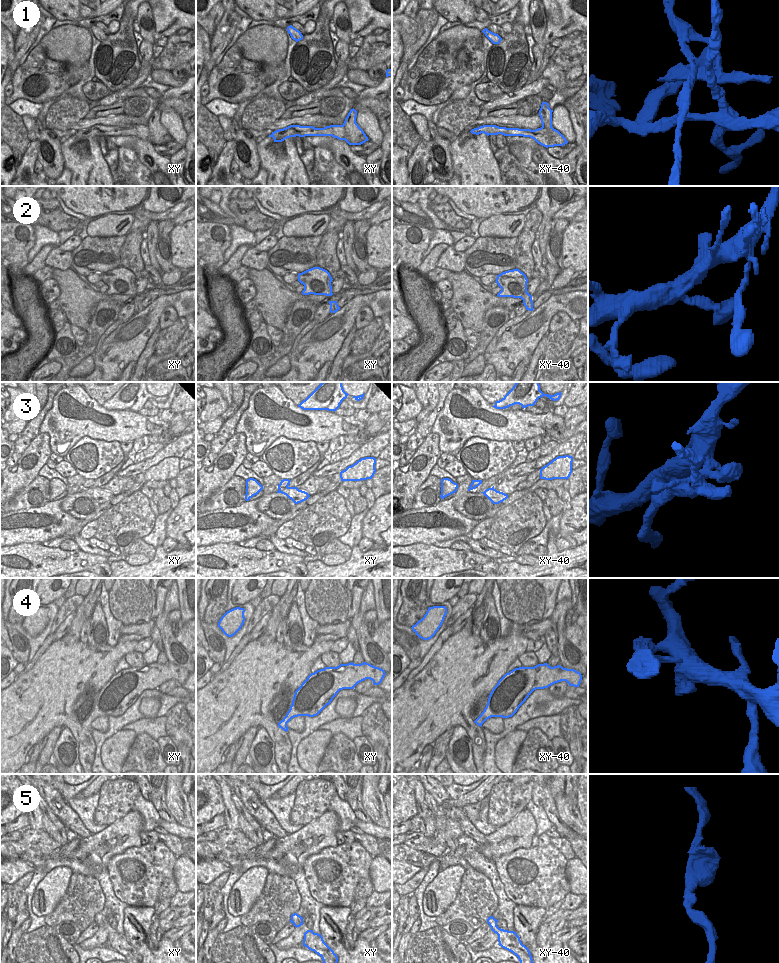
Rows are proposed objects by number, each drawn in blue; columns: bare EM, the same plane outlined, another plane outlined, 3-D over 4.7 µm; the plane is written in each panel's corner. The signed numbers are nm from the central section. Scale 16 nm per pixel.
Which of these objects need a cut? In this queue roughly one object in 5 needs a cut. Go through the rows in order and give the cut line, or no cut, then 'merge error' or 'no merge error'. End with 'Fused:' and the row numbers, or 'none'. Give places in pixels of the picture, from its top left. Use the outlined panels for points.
1: xy-40 (541, 127), (557, 131) | merge error
2: no cut | no merge error
3: xy (287, 486), (279, 489) | merge error
4: no cut | no merge error
5: no cut | no merge error
Fused: 1, 3

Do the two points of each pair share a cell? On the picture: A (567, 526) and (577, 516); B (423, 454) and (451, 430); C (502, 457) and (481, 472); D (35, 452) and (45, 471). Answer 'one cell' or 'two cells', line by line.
A: one cell
B: two cells
C: one cell
D: two cells

